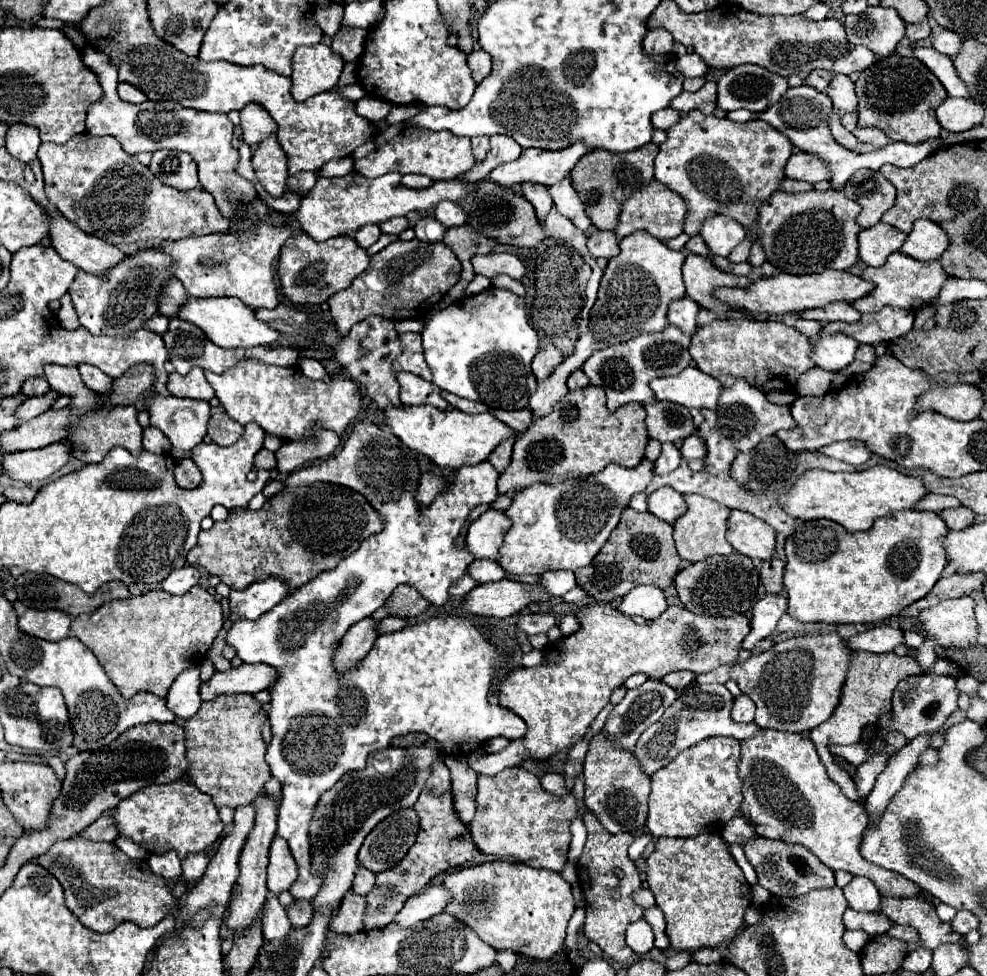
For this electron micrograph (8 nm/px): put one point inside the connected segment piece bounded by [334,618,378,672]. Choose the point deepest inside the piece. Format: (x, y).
(358, 641)

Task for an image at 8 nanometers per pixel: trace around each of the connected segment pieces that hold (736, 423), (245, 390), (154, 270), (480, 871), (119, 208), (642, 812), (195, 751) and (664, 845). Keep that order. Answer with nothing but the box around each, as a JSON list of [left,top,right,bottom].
[[698,380,796,474],[206,358,362,442],[68,248,170,336],[444,862,574,960],[38,132,228,244],[584,732,650,834],[184,694,270,808],[646,834,750,952]]

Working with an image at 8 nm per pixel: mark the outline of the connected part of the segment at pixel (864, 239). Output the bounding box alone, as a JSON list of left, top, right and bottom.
[858,222,906,266]

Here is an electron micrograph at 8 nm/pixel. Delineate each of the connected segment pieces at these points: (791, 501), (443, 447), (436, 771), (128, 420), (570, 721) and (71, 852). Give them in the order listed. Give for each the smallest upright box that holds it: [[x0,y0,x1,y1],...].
[[778,466,926,532],[386,406,516,470],[364,760,478,930],[46,364,142,464],[468,604,750,776],[34,836,178,932]]

